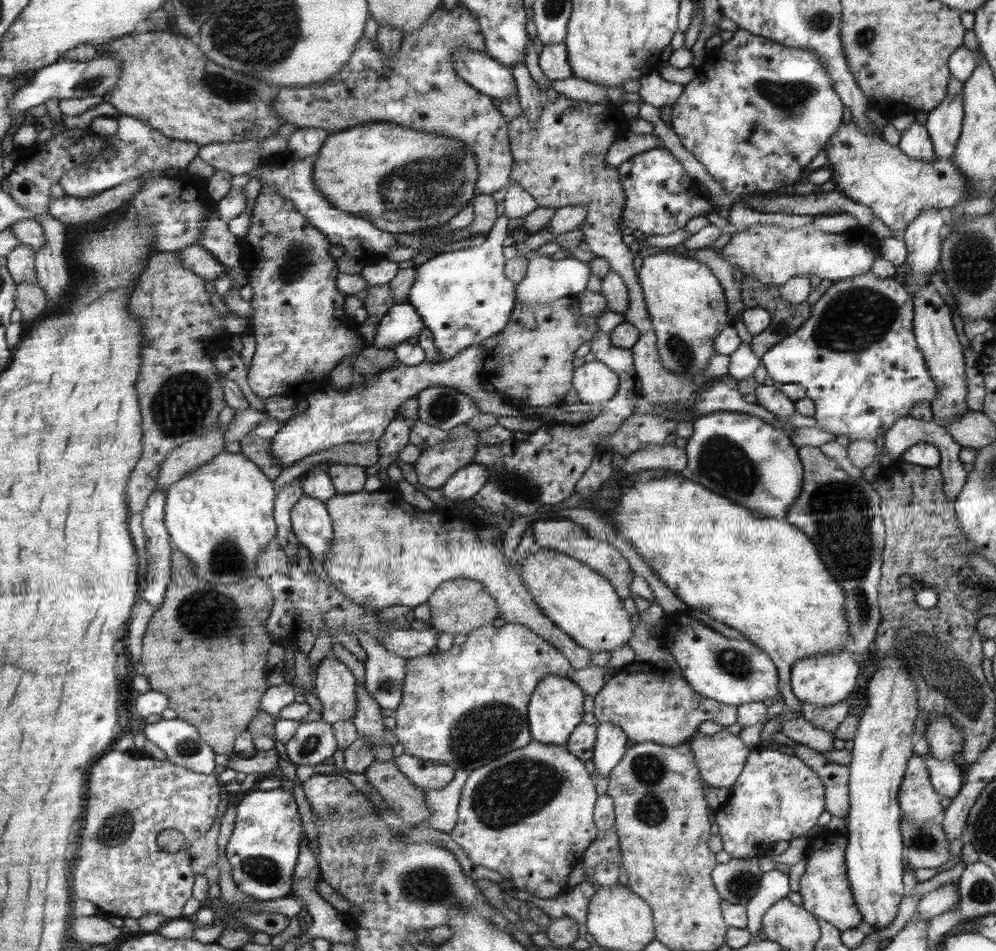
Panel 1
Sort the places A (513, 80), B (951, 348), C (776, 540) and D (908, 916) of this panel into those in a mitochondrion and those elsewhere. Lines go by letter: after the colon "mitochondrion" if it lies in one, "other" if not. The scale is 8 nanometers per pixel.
A: other
B: other
C: other
D: other

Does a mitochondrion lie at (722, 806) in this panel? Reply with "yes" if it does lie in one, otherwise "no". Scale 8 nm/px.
no

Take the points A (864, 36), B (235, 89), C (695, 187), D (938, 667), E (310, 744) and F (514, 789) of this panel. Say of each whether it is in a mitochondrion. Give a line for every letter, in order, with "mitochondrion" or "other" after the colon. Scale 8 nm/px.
A: mitochondrion
B: mitochondrion
C: other
D: mitochondrion
E: mitochondrion
F: mitochondrion

